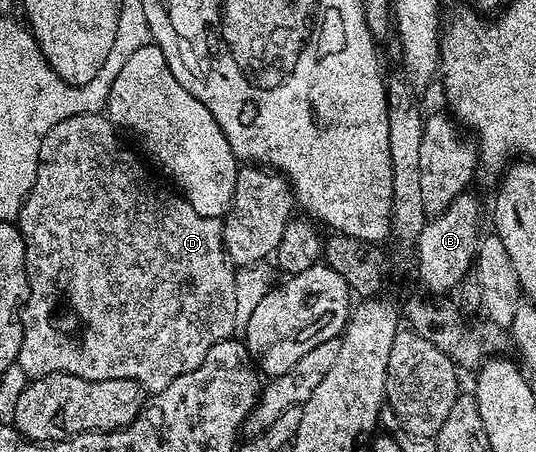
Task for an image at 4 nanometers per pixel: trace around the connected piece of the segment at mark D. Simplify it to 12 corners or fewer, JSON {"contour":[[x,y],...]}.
{"contour":[[106,114],[19,211],[18,370],[165,389],[237,330],[223,224]]}

